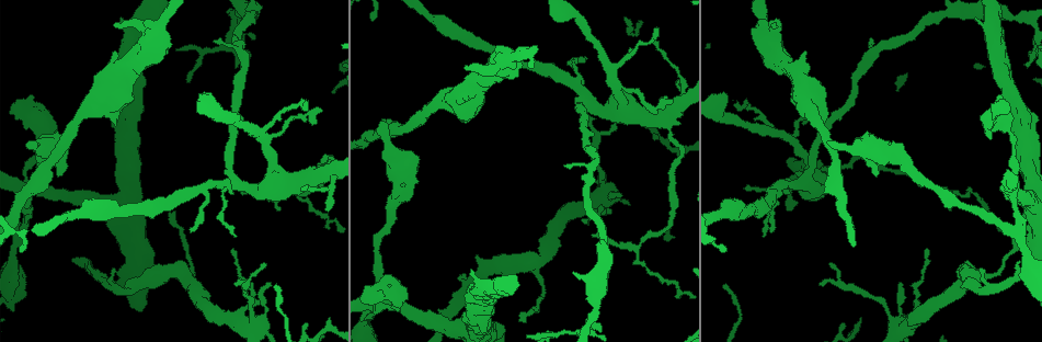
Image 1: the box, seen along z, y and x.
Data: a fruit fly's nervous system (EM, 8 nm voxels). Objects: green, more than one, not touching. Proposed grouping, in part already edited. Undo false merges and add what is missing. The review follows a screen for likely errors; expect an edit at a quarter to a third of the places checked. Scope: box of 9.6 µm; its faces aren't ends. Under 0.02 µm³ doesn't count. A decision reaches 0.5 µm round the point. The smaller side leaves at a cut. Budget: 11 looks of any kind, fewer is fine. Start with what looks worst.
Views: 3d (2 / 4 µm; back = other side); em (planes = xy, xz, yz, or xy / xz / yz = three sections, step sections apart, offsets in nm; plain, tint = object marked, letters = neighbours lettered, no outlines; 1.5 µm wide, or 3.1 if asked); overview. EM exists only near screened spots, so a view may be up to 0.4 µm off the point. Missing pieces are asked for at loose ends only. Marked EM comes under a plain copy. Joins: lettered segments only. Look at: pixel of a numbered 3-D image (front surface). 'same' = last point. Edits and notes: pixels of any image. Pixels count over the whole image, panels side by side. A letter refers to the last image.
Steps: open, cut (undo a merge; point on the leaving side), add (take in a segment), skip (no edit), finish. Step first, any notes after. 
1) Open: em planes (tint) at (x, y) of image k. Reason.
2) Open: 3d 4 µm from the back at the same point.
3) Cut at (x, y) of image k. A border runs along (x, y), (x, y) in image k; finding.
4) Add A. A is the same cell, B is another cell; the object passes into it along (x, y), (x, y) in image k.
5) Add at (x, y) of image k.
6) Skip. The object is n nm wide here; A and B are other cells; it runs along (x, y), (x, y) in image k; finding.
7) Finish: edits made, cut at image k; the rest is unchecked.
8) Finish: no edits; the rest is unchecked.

Open: em yz step 4 (tint) at (1007, 190) of image 1. Sudden change in width.

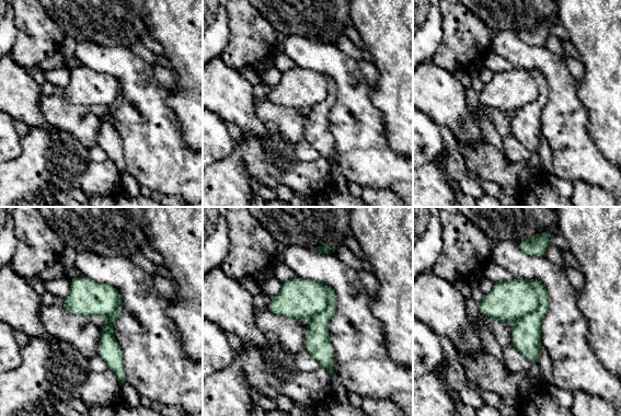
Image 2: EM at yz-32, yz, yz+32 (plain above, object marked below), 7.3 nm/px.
Open: em planes (letters) at the same point.

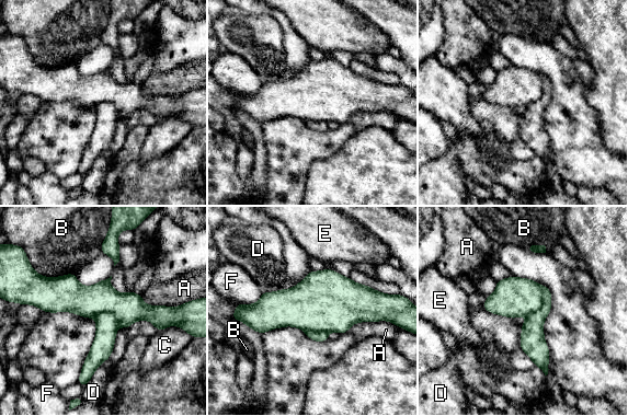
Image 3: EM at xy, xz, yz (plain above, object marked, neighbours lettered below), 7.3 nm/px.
Cut at (532, 330) of image 3. The object is 300 nm wide here; A, B, C, D, E and F are other cells; the part that leaves runs along (545, 290), (536, 320), (545, 367) in image 3; two neurons meet here.

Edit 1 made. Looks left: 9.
Open: 3d 2 µm at (113, 25) of image 1. Free end.

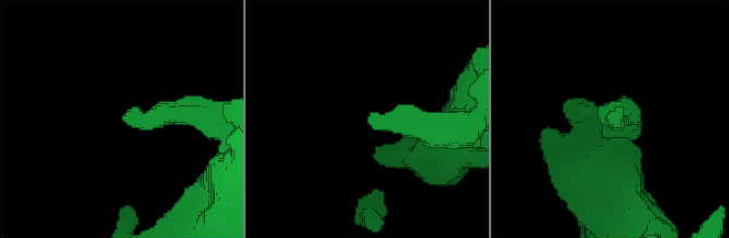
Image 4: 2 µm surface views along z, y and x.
Open: em planes (letters) at (614, 119) of image 4.

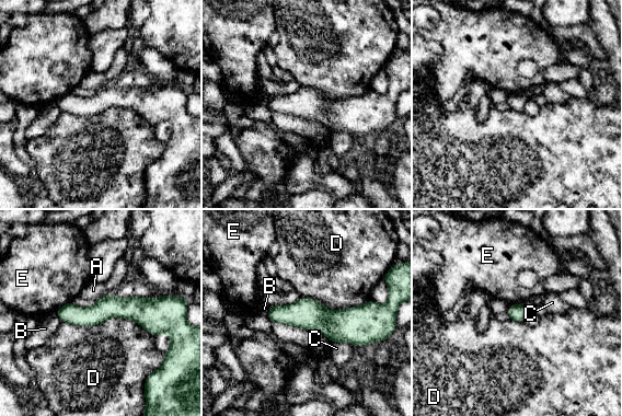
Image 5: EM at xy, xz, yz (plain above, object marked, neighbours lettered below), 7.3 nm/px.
Skip. The object is 170 nm wide here; A, B, C, D and E are other cells; a border runs along (61, 321), (128, 318), (153, 336) in image 5; no lettered segment goes on from it.

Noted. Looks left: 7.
Open: overview. See it whole again.

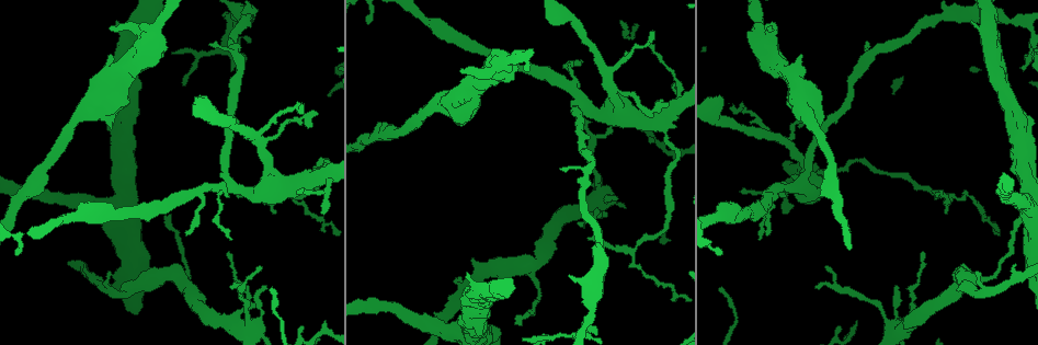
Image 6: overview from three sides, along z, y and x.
Open: em planes (letters) at (258, 320) of image 6. Abrupt turn.

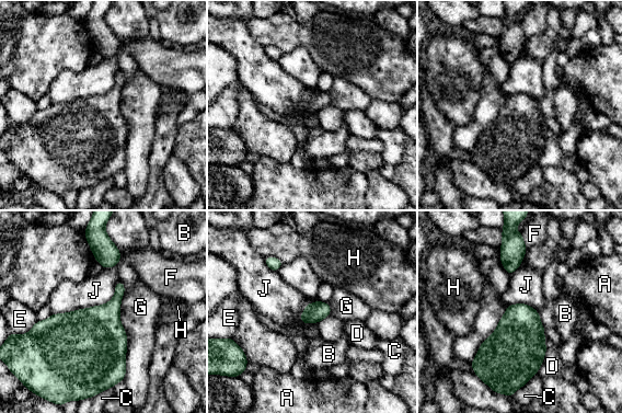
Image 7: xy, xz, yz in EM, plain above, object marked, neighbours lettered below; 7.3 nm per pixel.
Skip. The object is 150 nm wide here; A, B, C, D, E, F, G, H and J are other cells; a border runs along (119, 278), (106, 302), (53, 314) in image 7; all the same neuron.

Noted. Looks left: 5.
Open: 3d 4 µm at (325, 158) of image 6. Abrupt turn.

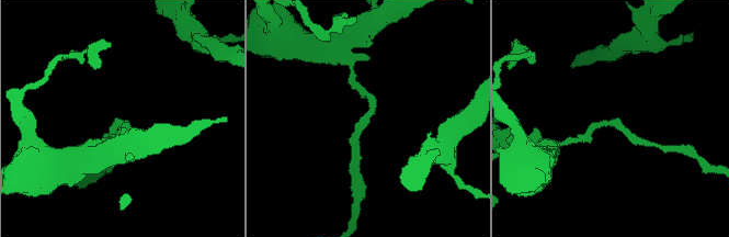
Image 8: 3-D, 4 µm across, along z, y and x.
Open: em planes (letters) at (370, 110) of image 8.

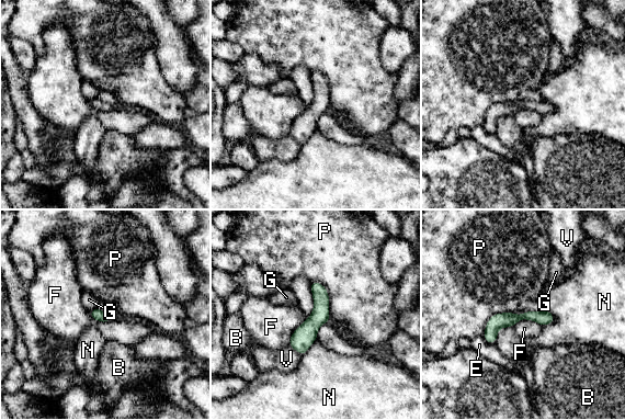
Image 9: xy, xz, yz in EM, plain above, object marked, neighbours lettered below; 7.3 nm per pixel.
Skip. B, E, F, G, N, P and V are other cells; a border runs along (308, 317), (293, 332), (287, 344) in image 9; one neuron here.

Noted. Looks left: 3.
Finish: edits made, cut at image 3; the rest is unchecked.

